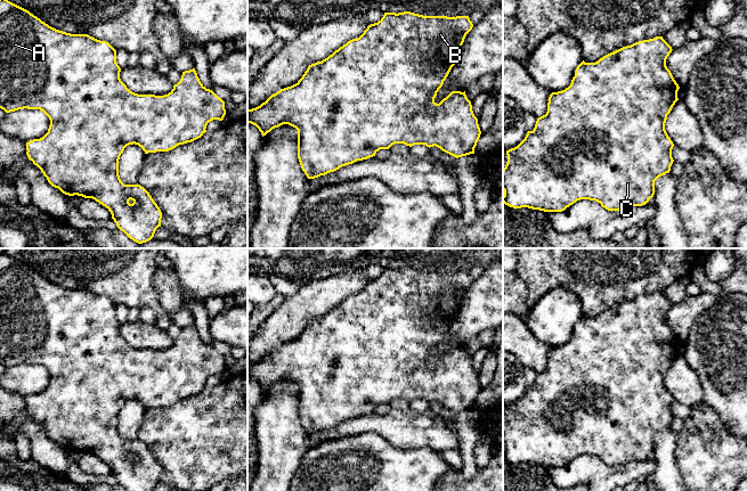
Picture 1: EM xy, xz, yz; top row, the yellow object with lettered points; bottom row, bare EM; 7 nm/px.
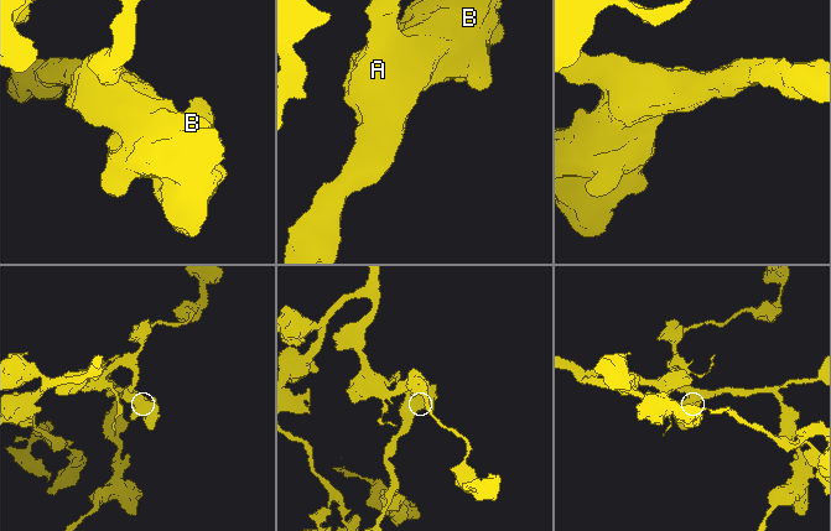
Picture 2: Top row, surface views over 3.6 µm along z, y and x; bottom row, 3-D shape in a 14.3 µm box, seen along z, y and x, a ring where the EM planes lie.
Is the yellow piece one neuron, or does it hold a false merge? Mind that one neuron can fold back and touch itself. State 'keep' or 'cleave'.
keep

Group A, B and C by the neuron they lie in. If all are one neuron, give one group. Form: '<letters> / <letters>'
A B C

